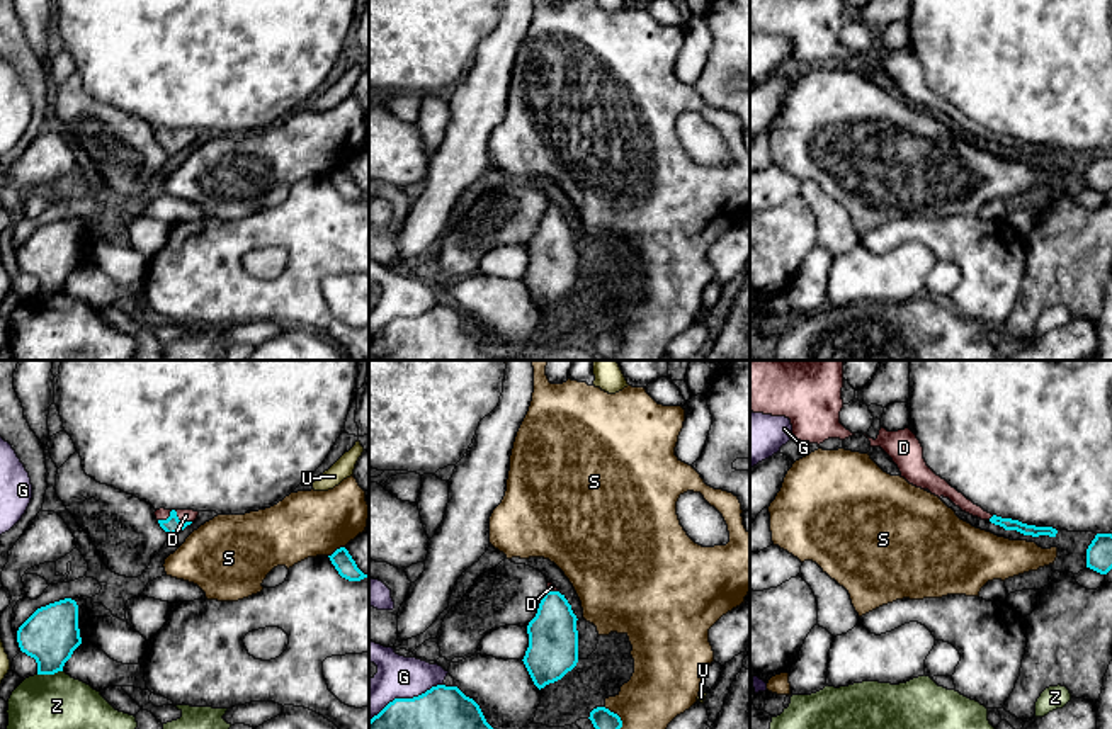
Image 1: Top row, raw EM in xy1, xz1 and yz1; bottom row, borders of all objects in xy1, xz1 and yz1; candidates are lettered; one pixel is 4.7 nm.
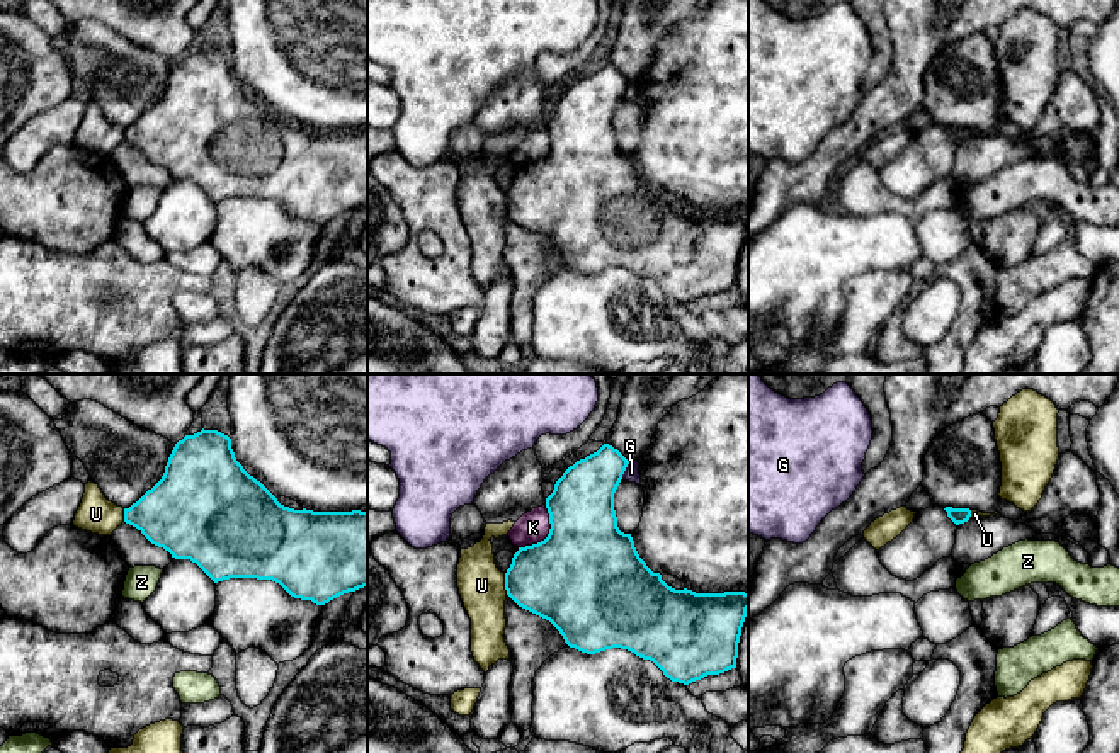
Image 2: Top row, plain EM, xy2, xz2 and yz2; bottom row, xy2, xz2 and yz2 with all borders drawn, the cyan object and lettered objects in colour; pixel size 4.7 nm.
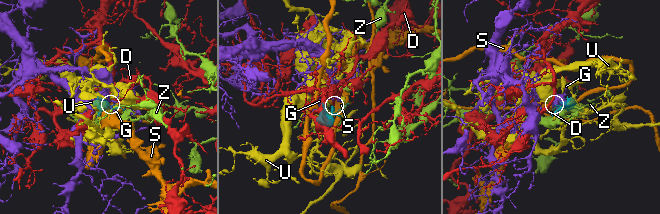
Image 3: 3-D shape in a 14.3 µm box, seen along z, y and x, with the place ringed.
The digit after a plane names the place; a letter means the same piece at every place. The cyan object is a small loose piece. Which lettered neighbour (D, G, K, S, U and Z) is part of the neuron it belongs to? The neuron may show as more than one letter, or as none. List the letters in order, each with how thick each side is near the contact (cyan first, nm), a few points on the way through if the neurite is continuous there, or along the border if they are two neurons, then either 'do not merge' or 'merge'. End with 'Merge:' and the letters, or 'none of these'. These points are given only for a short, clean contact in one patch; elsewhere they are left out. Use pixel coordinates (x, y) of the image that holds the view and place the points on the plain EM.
D: 80/60 nm | across xy1 (172, 143), (175, 131), (186, 135) | merge
G: 460/200 nm | do not merge
K: 500/150 nm | do not merge
S: 90/320 nm | do not merge
U: 400/220 nm | along xz2 (504, 192), (507, 213) | do not merge
Z: 260/460 nm | along xy1 (62, 289), (51, 294), (38, 294) | do not merge
Merge: D

